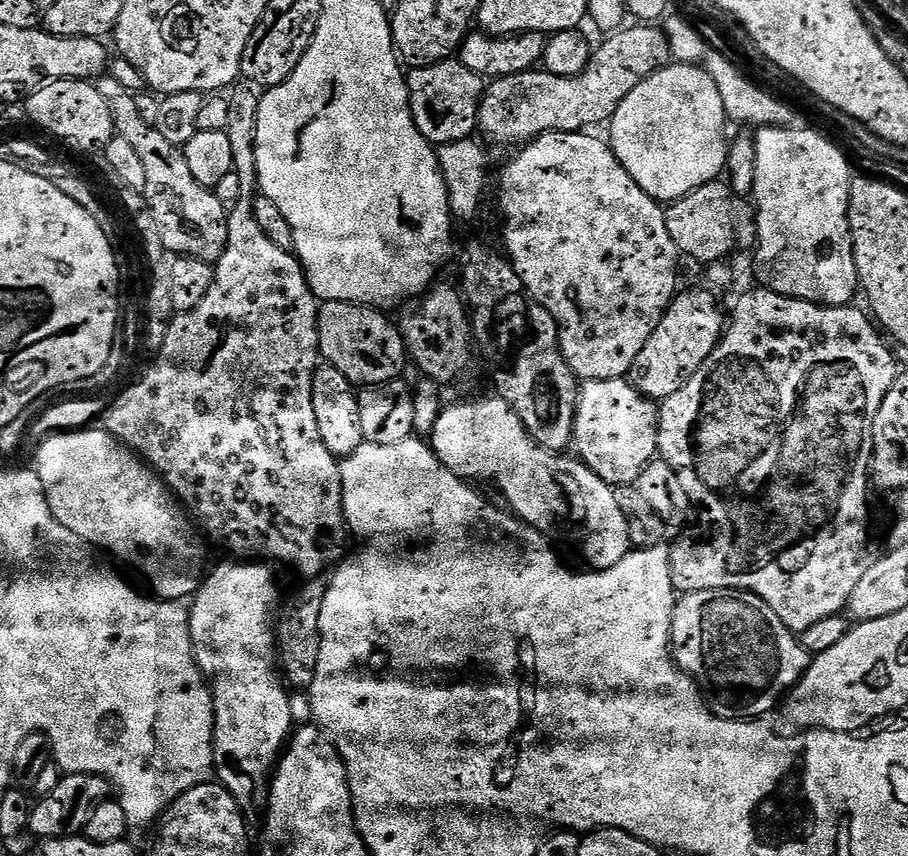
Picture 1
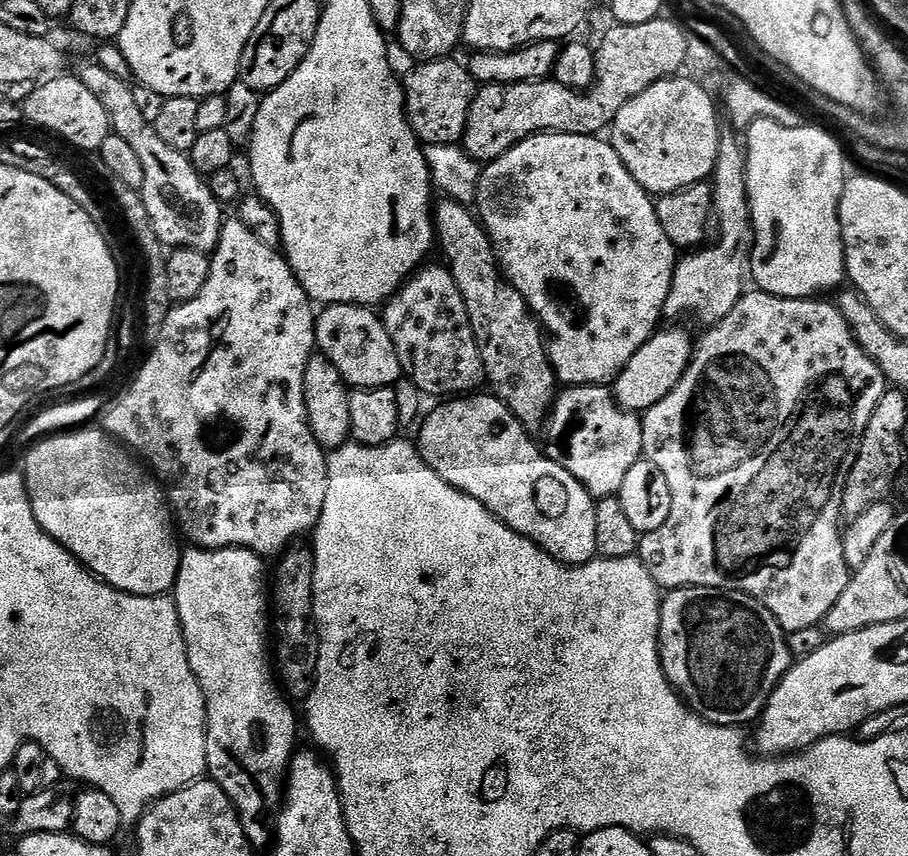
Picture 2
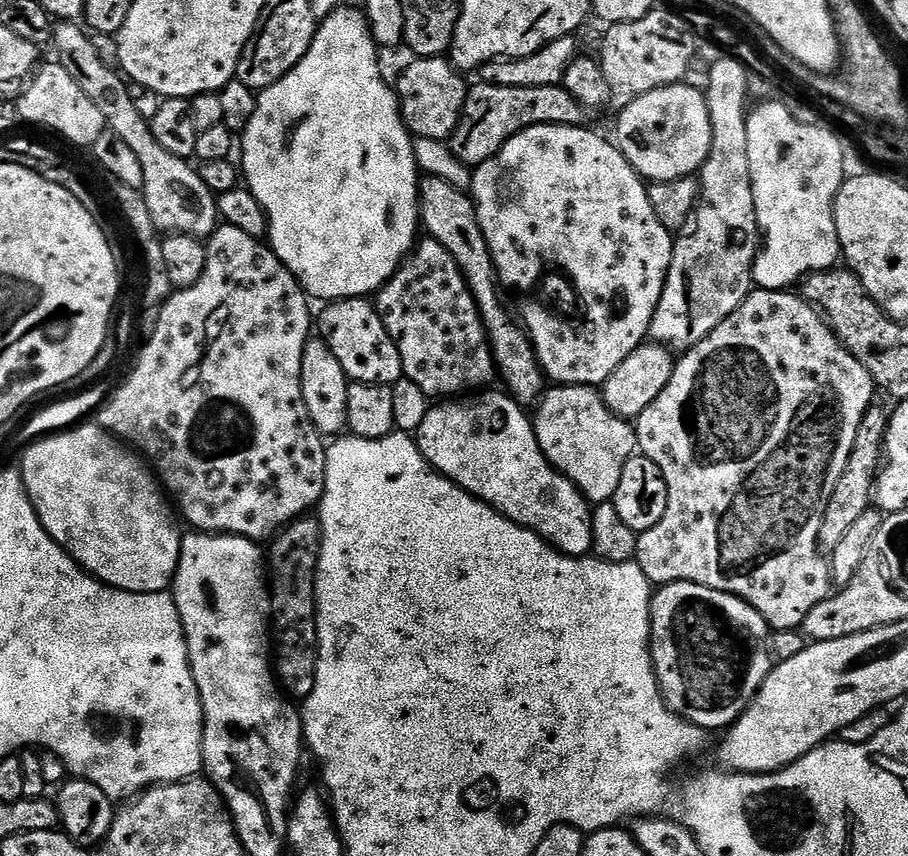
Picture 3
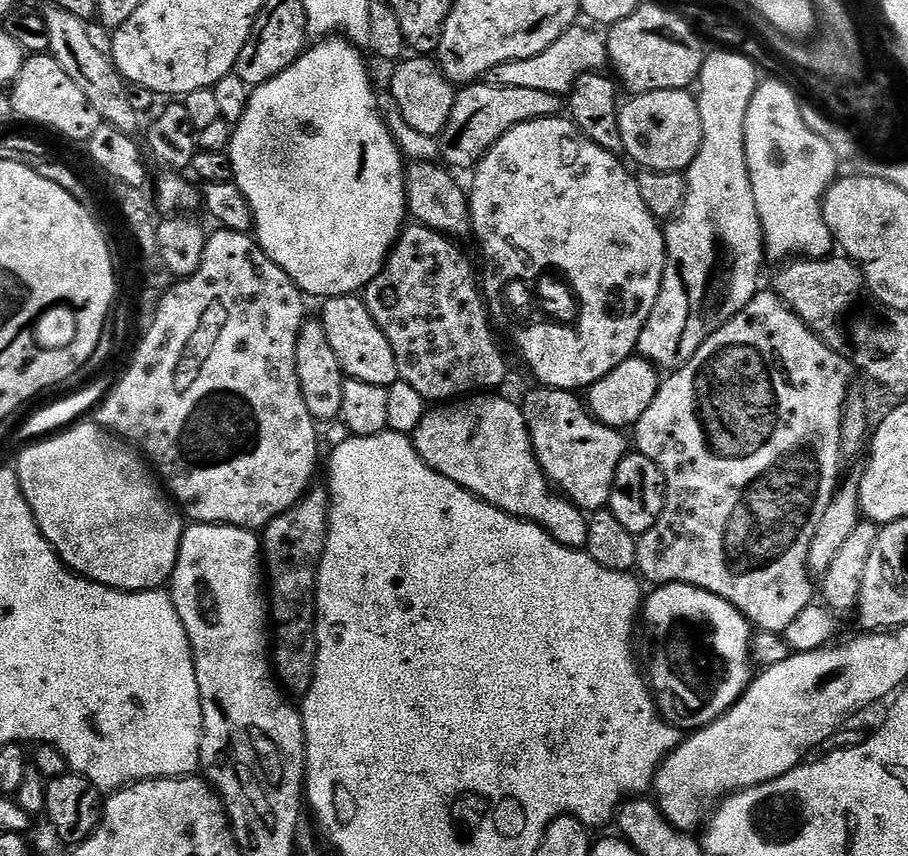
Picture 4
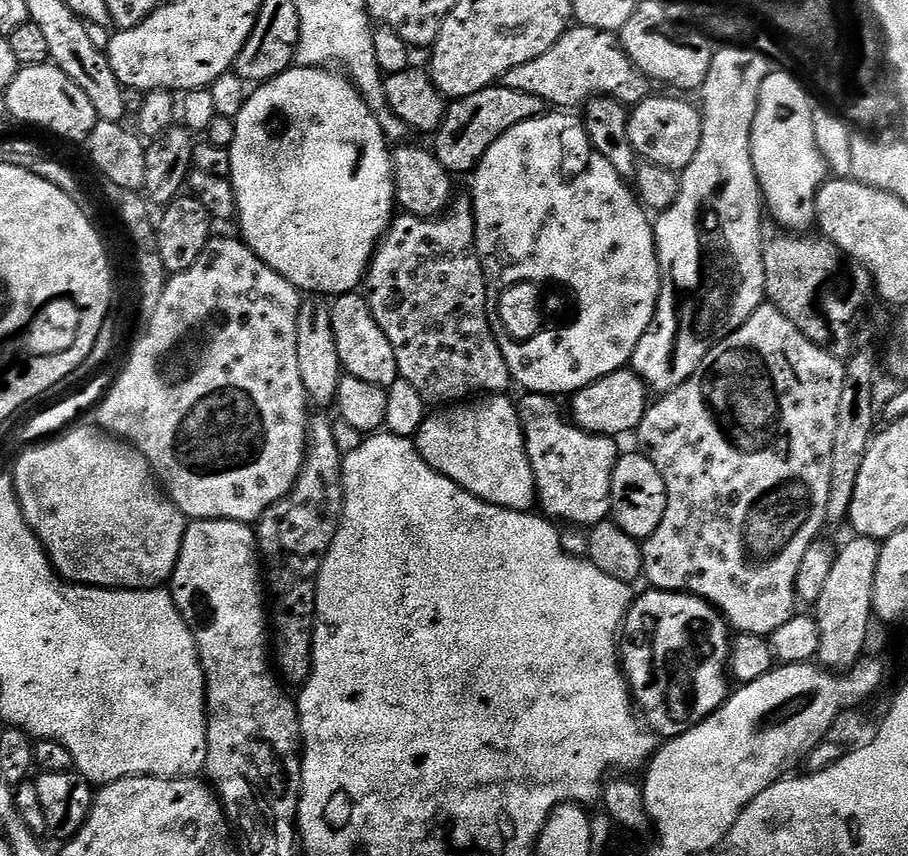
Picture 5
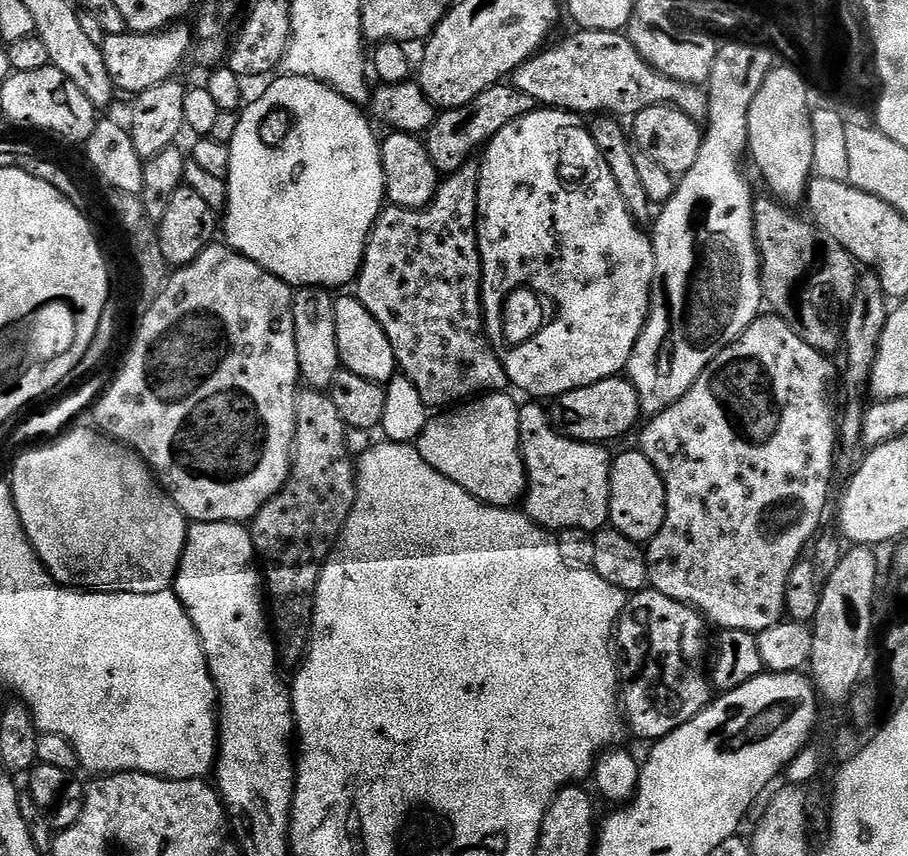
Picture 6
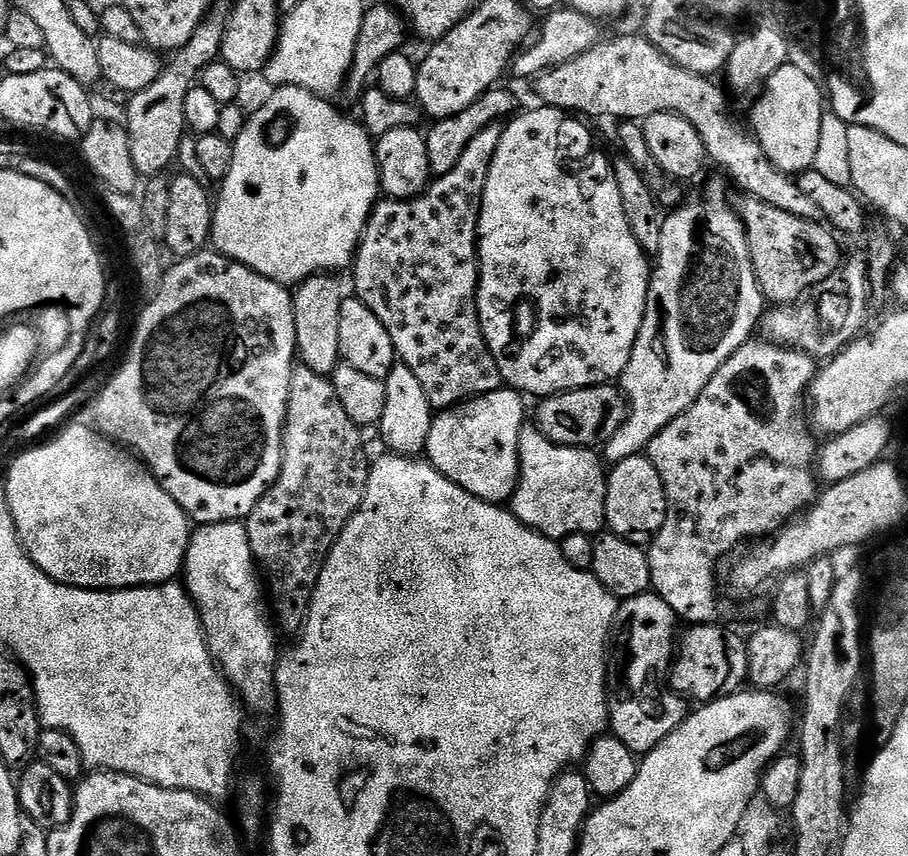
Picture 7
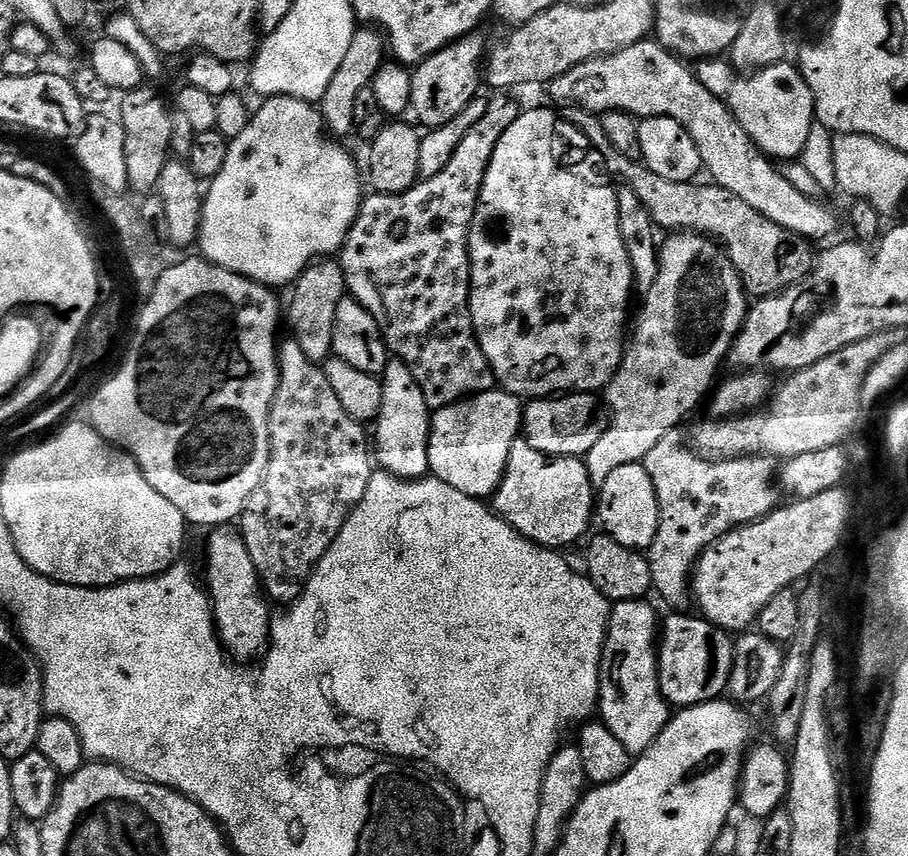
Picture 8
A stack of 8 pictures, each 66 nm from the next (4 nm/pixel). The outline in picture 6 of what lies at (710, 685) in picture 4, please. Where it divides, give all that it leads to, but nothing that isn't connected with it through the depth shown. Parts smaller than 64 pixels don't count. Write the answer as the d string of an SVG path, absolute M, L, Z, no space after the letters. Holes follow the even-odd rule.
M655 590L635 593L625 603L614 629L614 644L618 649L618 688L622 693L622 712L628 715L628 724L634 735L647 742L661 740L693 720L713 699L706 664L704 668L704 624L705 617L692 605L678 602Z

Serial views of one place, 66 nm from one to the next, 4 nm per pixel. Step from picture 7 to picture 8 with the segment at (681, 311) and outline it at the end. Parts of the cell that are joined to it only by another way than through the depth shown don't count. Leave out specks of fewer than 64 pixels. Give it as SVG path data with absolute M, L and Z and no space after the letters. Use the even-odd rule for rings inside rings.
M680 230L669 236L672 237L661 243L660 273L658 278L654 278L654 286L650 286L643 297L644 309L640 312L636 333L633 336L631 333L624 361L606 389L606 404L611 409L608 425L598 442L590 446L586 457L588 473L596 486L606 482L606 478L610 478L618 466L644 461L646 454L650 454L650 450L654 450L662 438L681 427L679 424L687 418L688 412L694 411L703 400L705 403L717 379L716 370L720 362L725 361L744 319L748 317L749 293L744 291L742 278L723 247L699 232Z

